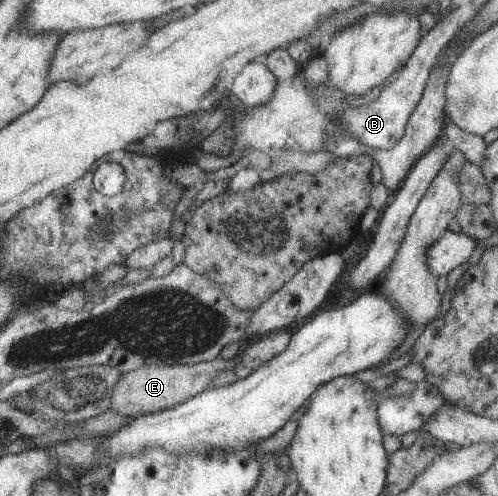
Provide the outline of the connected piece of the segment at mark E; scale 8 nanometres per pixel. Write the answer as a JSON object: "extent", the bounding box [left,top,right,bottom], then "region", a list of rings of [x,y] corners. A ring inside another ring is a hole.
{"extent":[109,352,240,417],"region":[[[240,352],[228,360],[218,356],[211,361],[193,365],[170,365],[163,367],[141,366],[138,370],[122,373],[113,386],[109,409],[116,414],[134,417],[169,409],[186,402],[195,394],[212,388],[212,379],[217,373],[233,371],[240,360]]]}

